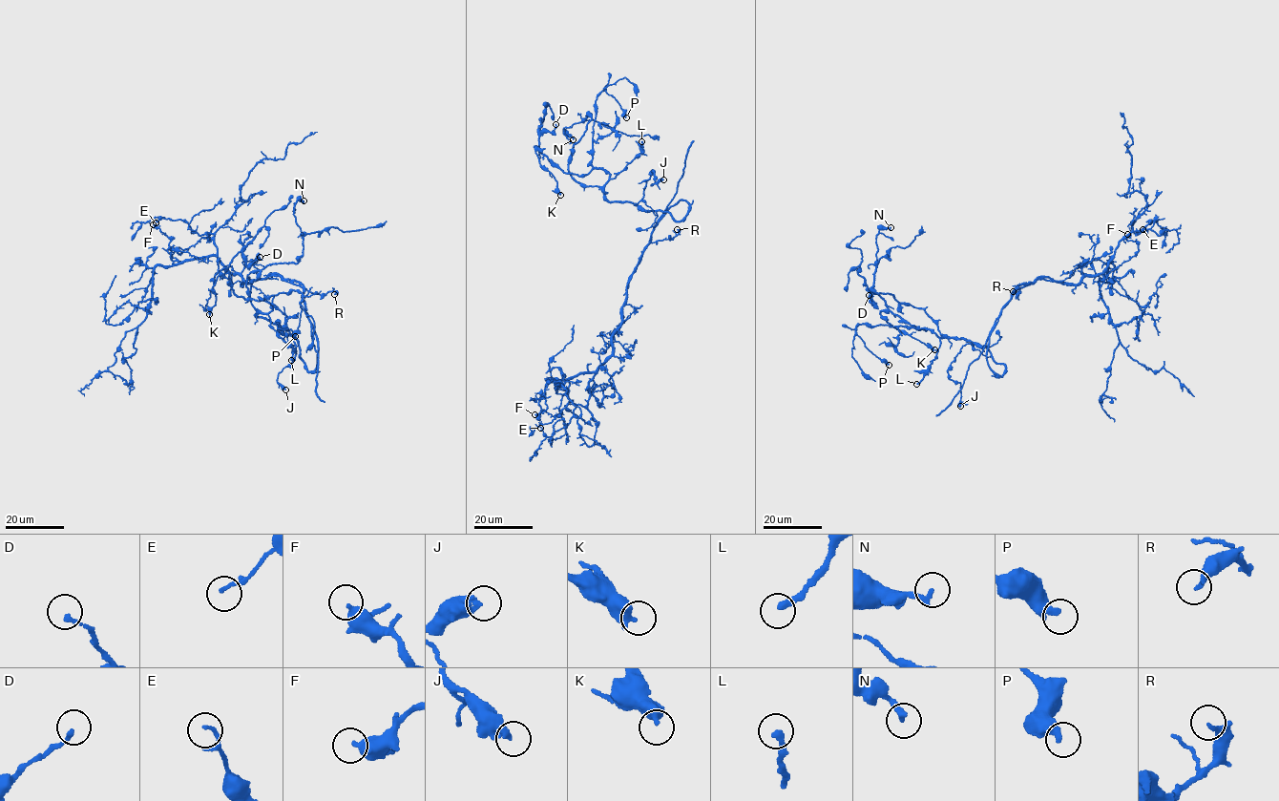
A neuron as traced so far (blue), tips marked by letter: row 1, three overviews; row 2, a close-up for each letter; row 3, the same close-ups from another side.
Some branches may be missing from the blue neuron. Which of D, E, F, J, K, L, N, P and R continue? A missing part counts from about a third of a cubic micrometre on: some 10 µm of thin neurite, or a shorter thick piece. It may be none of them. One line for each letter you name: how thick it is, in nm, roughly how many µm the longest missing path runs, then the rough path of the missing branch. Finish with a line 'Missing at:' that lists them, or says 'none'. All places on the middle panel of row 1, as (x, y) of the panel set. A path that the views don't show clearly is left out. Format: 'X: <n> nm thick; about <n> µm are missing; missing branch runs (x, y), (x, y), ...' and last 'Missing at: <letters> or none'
Missing at: none

